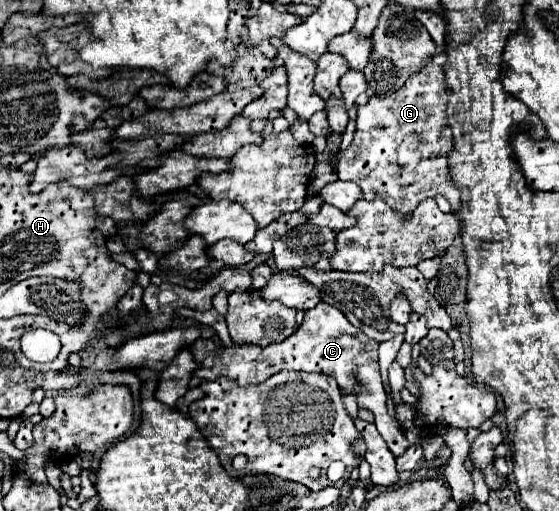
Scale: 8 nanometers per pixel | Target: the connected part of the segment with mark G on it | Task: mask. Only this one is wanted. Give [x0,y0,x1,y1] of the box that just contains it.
[339,52,461,214]

